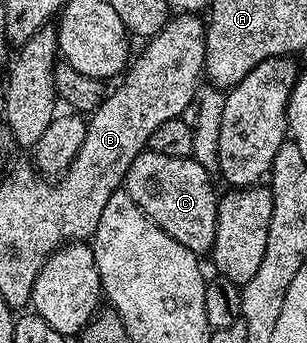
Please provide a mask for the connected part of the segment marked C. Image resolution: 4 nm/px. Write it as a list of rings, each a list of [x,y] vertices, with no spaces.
[[[144,150],[132,161],[126,170],[124,190],[132,201],[168,237],[180,241],[184,249],[192,249],[202,257],[213,252],[216,237],[216,213],[219,192],[214,192],[211,171],[197,163],[193,157],[164,157],[164,153]]]

